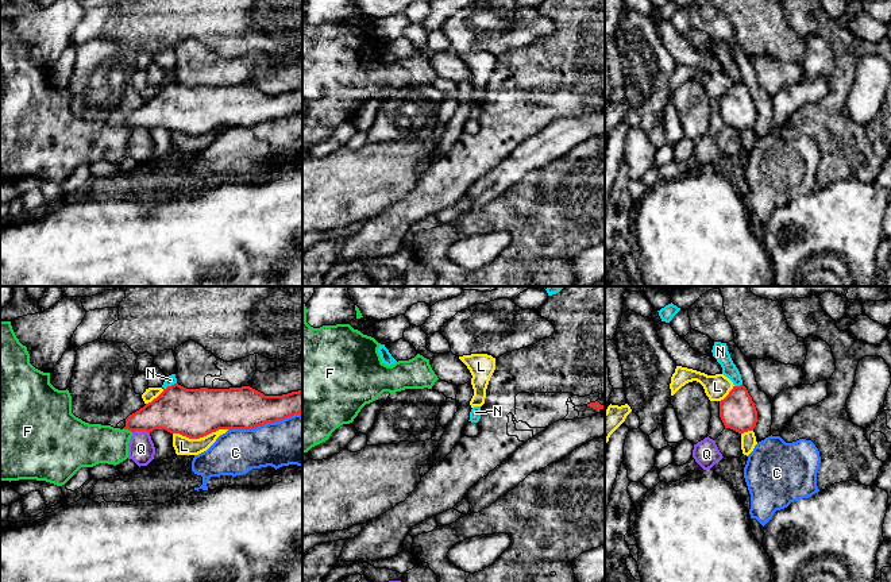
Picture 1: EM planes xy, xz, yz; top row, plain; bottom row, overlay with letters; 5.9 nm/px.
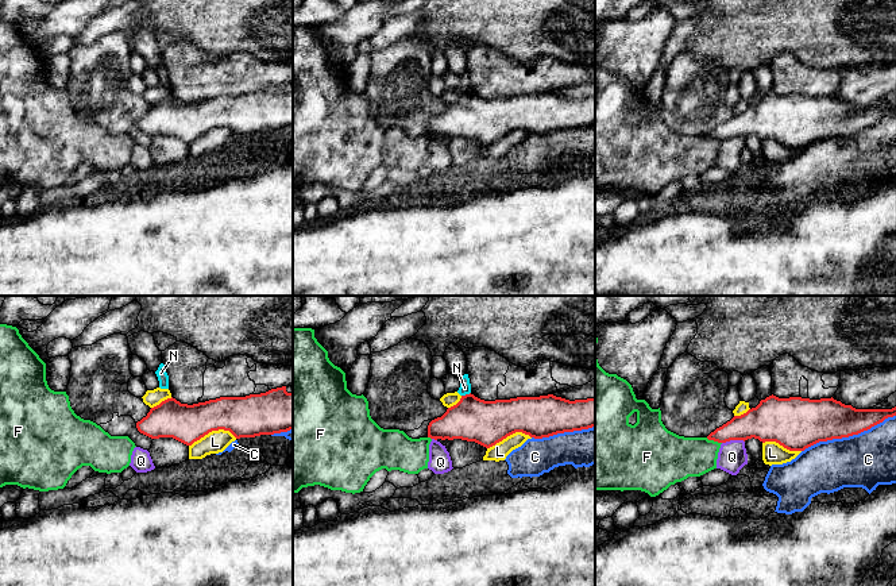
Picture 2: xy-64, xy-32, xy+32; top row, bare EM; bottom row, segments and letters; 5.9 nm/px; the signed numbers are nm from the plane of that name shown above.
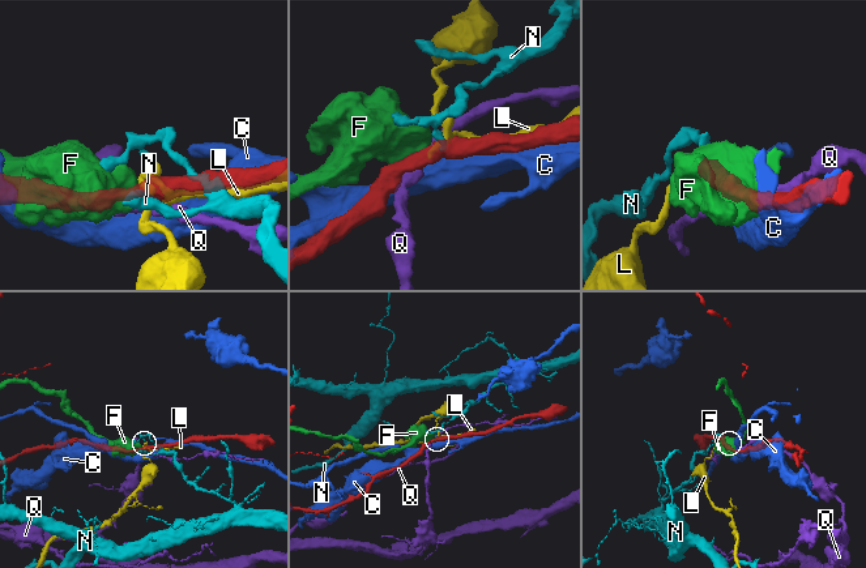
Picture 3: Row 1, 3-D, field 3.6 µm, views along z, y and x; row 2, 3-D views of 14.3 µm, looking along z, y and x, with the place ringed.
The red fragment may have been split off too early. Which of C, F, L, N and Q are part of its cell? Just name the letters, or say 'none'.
none

